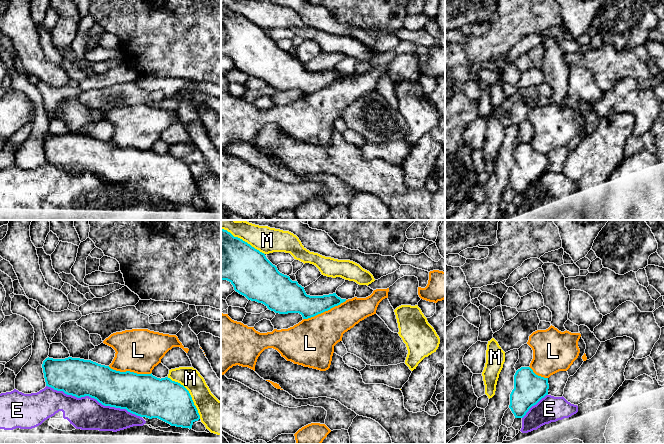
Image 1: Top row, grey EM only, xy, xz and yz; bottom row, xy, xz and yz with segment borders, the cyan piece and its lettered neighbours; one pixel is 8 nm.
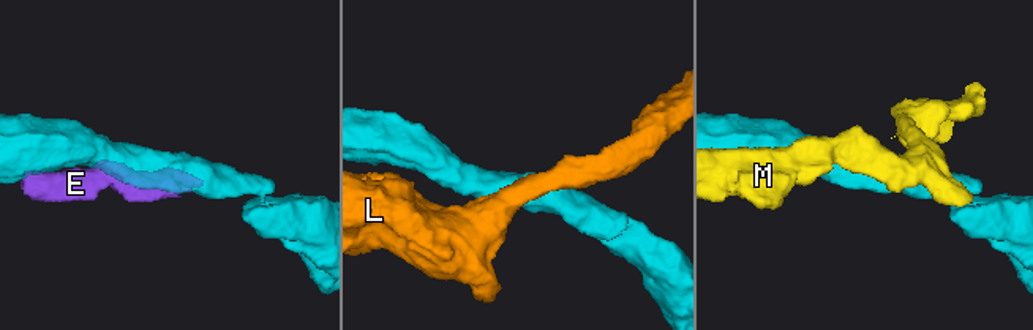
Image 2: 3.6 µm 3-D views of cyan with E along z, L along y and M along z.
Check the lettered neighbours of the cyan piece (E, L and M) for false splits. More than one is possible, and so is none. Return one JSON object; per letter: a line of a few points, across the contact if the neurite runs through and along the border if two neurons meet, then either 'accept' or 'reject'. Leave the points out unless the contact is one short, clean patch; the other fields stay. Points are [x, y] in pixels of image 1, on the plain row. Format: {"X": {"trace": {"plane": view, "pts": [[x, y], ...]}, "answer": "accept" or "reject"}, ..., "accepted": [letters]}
{"E": {"answer": "reject"}, "L": {"answer": "reject"}, "M": {"answer": "reject"}, "accepted": []}

